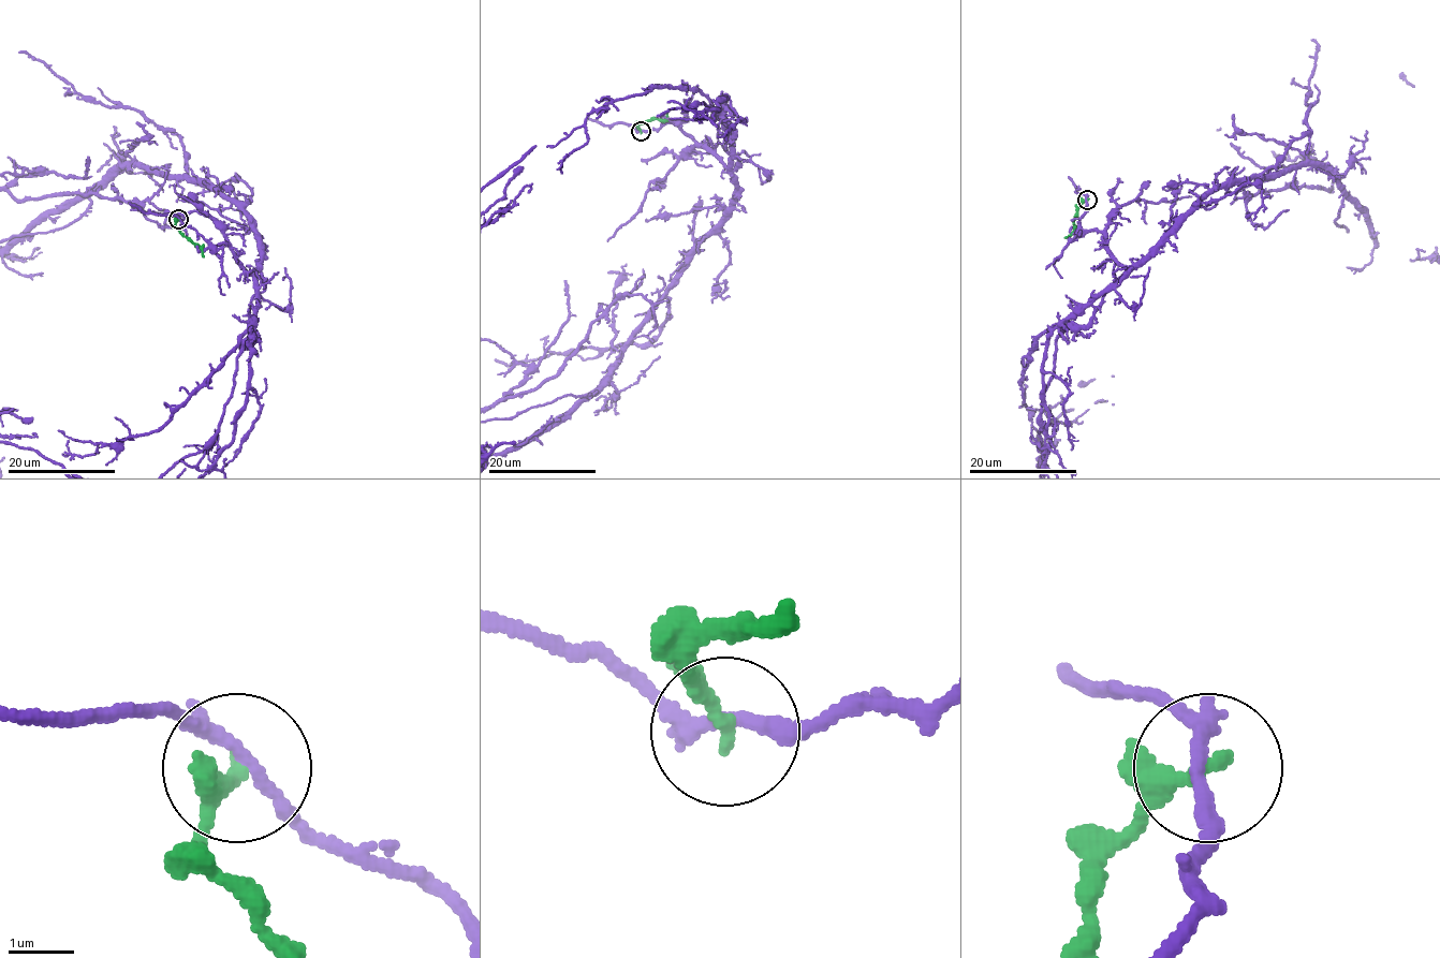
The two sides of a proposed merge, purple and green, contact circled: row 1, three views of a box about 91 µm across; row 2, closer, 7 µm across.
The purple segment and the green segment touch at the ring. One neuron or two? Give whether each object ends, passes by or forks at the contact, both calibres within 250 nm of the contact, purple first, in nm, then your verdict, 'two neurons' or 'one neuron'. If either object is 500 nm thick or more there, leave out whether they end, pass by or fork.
purple passes by | green ends | 200/280 nm | two neurons

